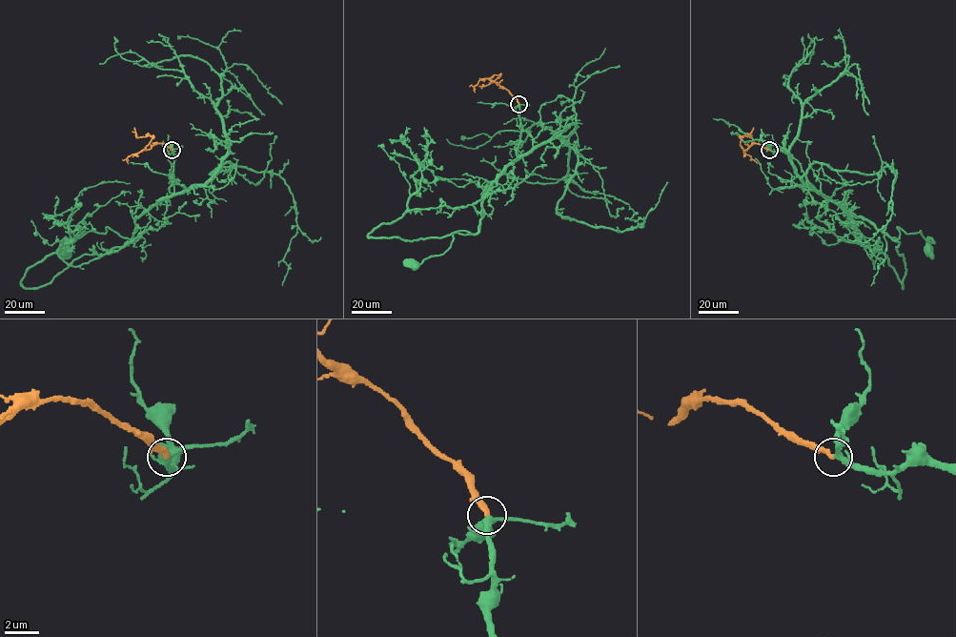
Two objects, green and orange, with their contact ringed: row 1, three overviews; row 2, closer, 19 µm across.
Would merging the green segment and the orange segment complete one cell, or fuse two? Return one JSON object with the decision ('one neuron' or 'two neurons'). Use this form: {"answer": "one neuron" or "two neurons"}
{"answer": "one neuron"}

